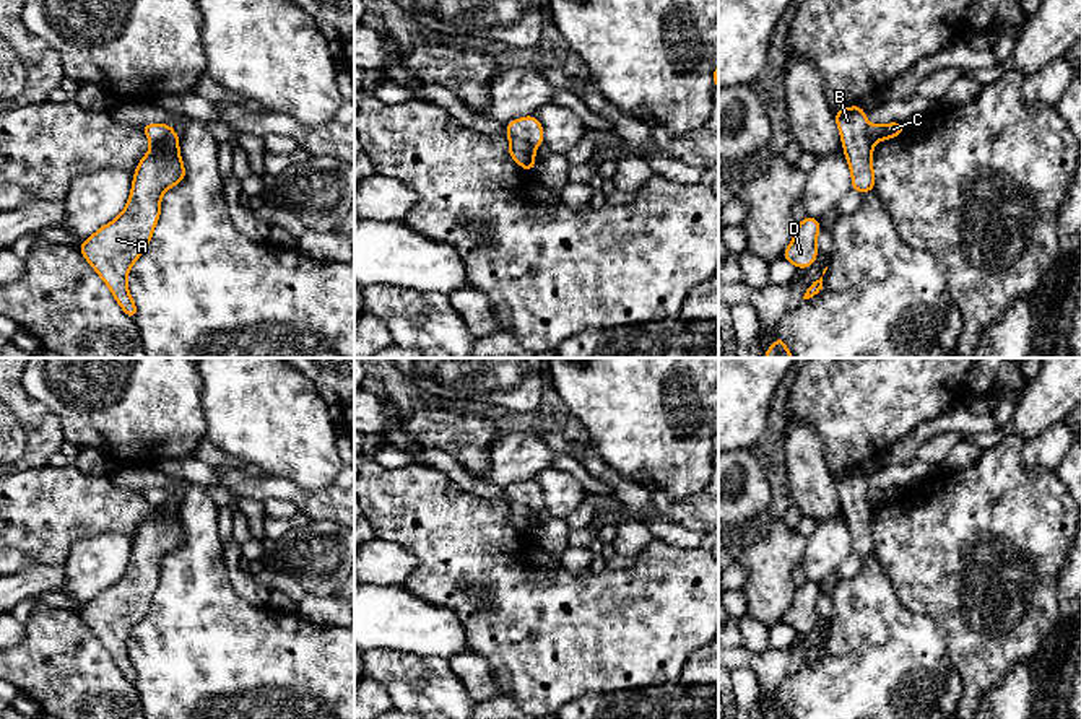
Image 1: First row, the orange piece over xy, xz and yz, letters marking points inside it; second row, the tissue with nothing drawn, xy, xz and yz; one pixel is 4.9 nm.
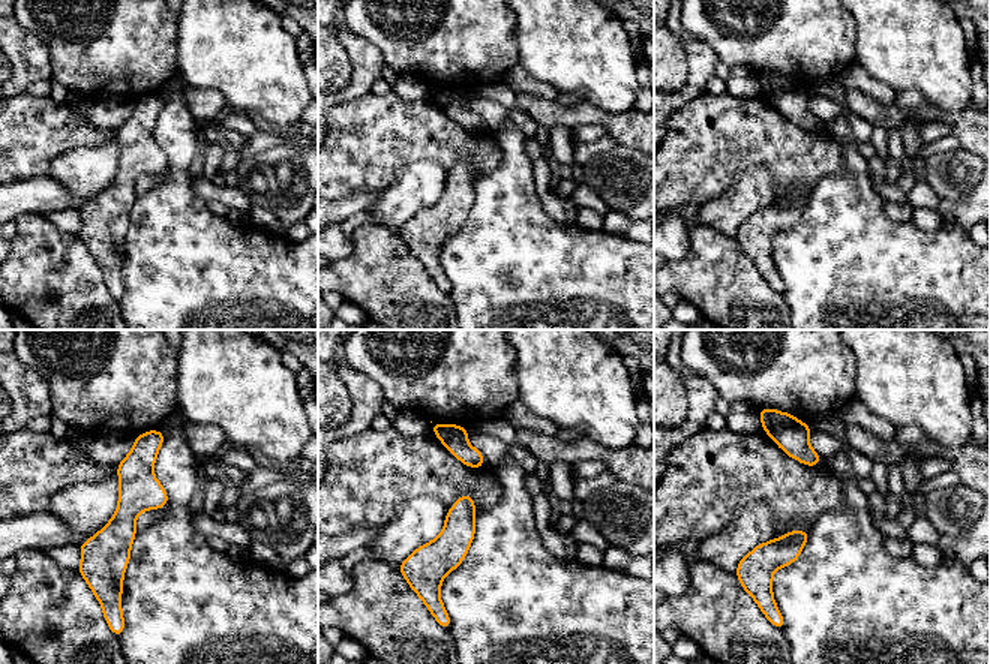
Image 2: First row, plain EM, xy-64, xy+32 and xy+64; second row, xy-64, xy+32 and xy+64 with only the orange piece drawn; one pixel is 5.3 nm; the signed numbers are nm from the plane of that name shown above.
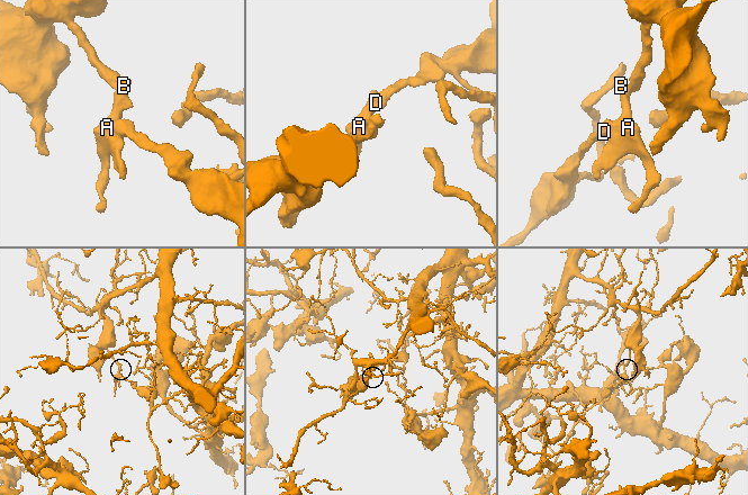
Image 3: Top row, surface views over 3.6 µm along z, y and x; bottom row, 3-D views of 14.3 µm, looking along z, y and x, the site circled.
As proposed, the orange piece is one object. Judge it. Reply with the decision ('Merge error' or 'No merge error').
Merge error

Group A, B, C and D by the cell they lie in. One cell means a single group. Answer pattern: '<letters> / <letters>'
A B D / C

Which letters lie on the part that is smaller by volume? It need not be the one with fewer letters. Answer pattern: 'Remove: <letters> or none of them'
Remove: A, B, D

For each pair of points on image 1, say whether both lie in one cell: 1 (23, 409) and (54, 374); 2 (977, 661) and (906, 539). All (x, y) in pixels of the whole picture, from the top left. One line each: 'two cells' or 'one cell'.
1: two cells
2: one cell

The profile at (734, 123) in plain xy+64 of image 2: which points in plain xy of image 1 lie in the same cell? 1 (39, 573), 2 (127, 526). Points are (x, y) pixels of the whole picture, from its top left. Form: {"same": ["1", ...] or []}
{"same": ["2"]}

